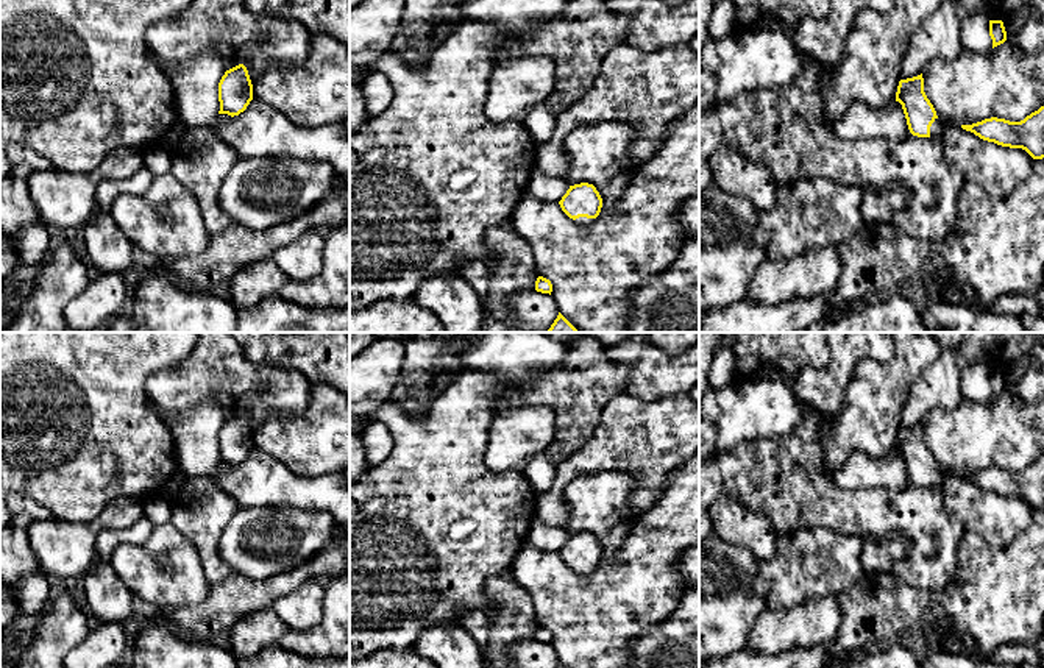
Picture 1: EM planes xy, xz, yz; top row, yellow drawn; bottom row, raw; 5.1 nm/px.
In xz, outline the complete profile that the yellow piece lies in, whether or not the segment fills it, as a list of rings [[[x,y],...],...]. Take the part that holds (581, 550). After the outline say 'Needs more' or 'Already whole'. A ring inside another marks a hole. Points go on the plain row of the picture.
[[[581,532],[570,535],[559,554],[577,574],[590,576],[601,562],[602,548],[593,534]]]. Needs more

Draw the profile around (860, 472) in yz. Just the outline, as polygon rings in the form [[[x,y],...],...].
[[[896,449],[883,457],[852,451],[849,459],[832,471],[832,476],[835,485],[847,492],[900,492],[910,484],[904,459]]]

